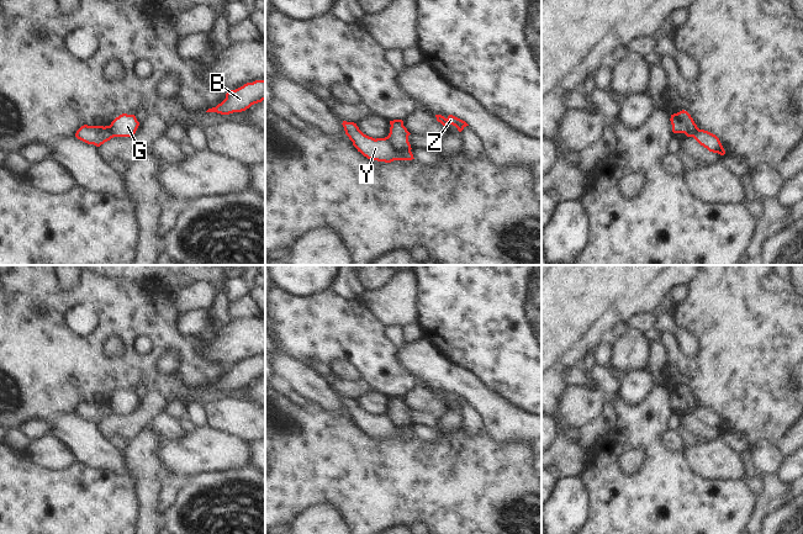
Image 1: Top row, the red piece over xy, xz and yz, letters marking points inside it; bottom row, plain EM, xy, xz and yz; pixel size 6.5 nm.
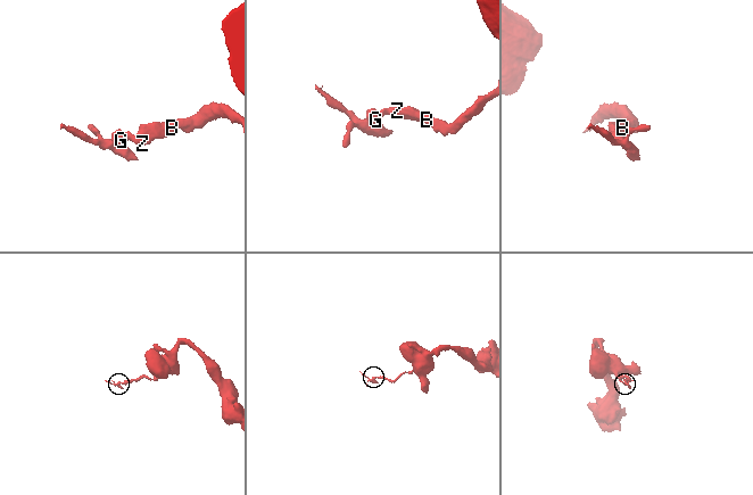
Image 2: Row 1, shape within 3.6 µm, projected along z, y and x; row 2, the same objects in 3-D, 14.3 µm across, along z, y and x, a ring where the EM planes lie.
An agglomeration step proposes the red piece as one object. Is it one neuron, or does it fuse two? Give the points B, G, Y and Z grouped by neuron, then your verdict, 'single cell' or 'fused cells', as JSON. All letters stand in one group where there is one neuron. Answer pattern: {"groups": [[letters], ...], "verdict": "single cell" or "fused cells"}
{"groups": [["B", "G", "Z"], ["Y"]], "verdict": "fused cells"}

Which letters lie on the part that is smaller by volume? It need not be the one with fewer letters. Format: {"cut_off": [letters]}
{"cut_off": ["Y"]}

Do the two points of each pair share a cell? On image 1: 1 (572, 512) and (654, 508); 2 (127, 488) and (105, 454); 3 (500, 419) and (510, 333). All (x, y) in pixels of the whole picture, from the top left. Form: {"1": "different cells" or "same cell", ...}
{"1": "different cells", "2": "different cells", "3": "different cells"}

